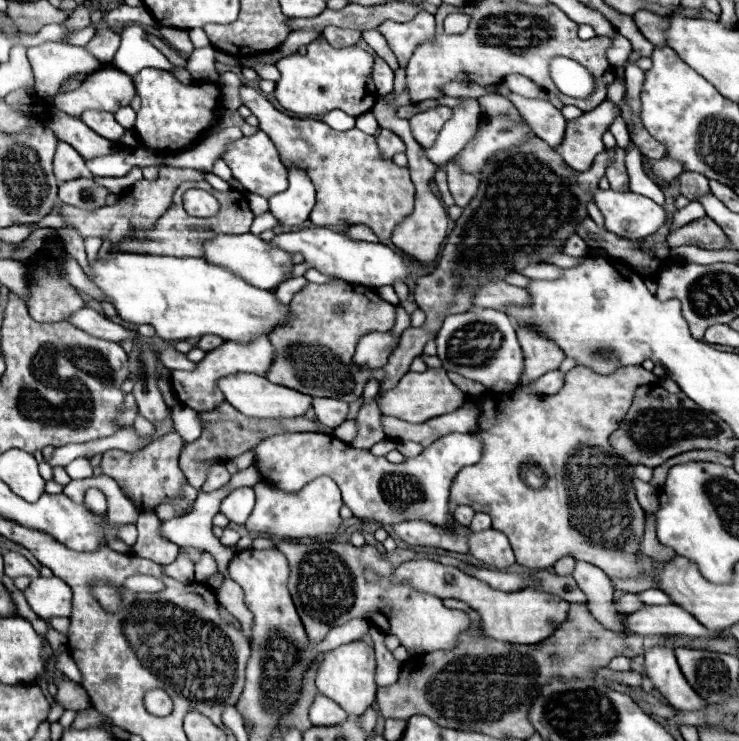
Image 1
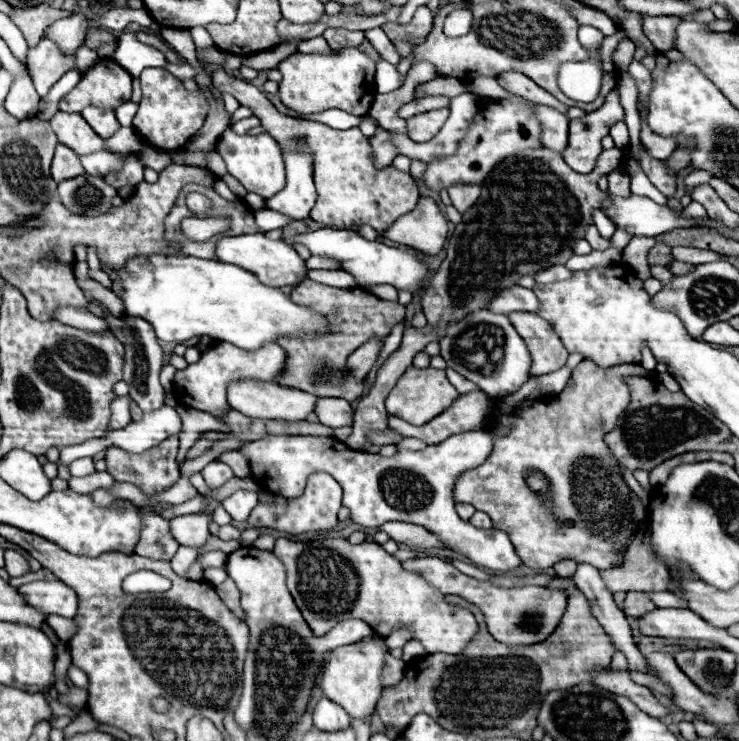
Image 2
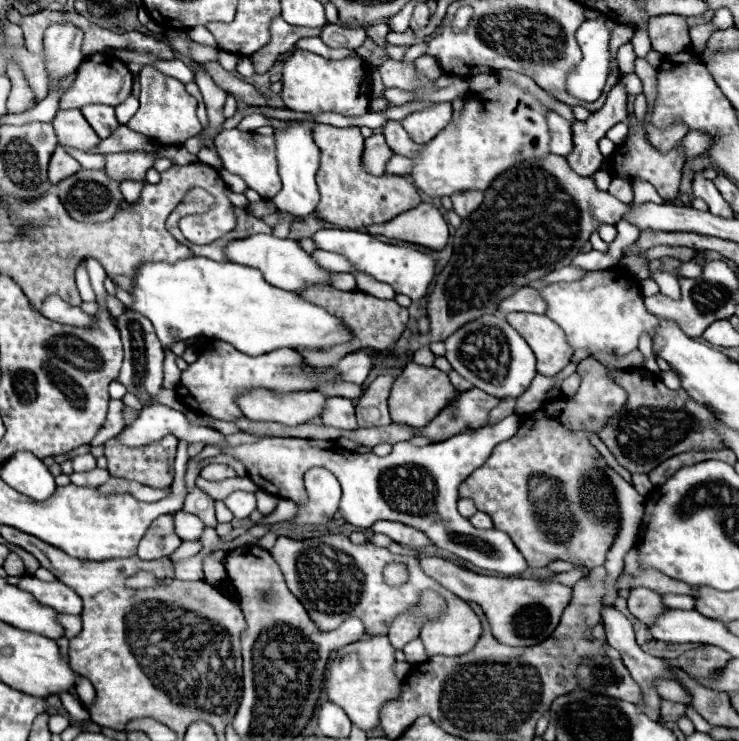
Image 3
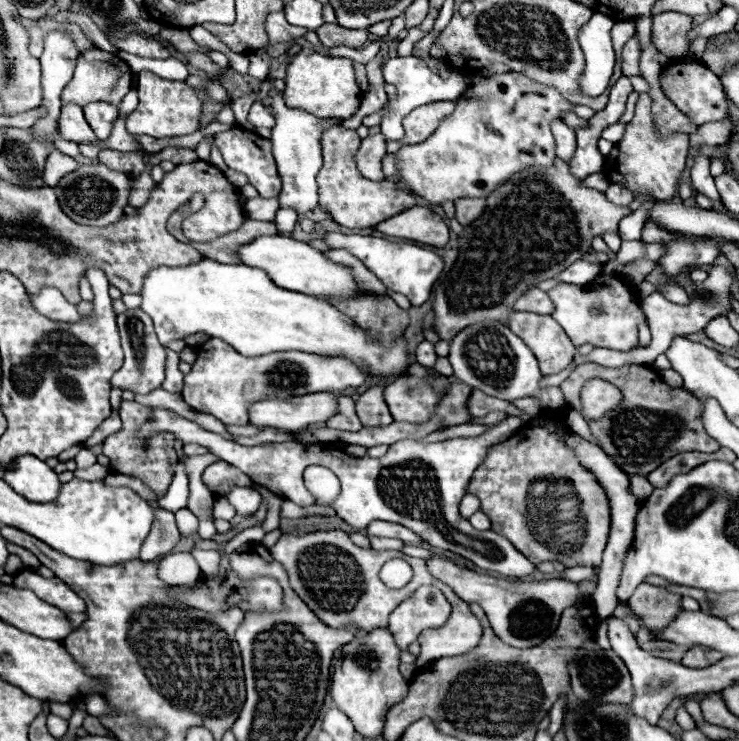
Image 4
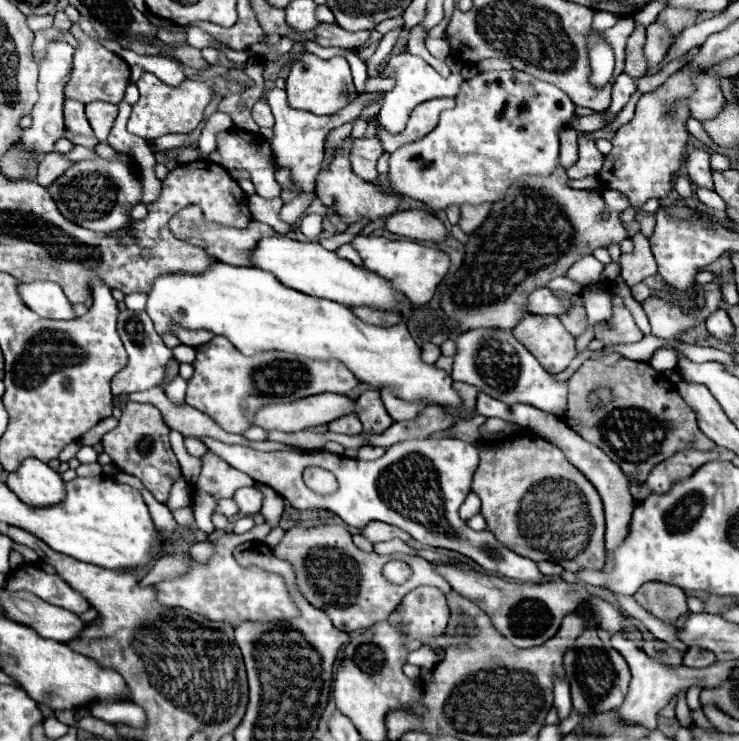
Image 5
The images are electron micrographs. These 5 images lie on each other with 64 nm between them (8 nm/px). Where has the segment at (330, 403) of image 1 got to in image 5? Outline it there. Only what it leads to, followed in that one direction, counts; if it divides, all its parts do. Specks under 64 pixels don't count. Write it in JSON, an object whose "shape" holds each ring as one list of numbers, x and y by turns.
{"shape":[[346,416,346,418,340,418,336,422,330,422,328,430,330,432,338,432,338,434,360,434,362,432,362,424,354,416]]}

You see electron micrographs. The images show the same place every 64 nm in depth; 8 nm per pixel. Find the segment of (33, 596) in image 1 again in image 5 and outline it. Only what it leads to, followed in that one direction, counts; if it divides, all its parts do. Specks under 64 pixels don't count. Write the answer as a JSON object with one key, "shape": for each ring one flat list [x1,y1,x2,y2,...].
{"shape":[[22,564,20,568,12,570,6,582,6,590,32,592,48,604,66,608,76,614,82,614,90,608,88,600,80,592,76,592,68,582,64,582,58,574,46,574,34,564]]}

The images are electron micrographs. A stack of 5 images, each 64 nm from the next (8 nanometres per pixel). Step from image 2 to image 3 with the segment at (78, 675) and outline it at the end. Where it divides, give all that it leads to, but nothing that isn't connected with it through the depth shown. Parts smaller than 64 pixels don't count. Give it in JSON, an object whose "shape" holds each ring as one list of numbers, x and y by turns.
{"shape":[[80,678,80,680,78,680,78,684,76,684,76,694,78,694,78,698,82,700,84,708,90,708,92,702,94,702,94,696,96,696,92,684,90,684,86,678]]}

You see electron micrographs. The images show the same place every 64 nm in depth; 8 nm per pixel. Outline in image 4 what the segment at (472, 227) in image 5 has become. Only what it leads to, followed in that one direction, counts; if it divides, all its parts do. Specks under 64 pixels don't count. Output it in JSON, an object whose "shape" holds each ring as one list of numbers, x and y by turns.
{"shape":[[460,198,454,202,456,204,456,220,462,226,470,226,474,222,474,218,480,218,480,214,486,210,486,200,484,198]]}

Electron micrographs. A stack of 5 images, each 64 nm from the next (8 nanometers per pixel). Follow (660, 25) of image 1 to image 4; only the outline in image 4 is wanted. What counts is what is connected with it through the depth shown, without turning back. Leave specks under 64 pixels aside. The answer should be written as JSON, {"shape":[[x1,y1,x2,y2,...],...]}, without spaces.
{"shape":[[664,12,652,20,652,40,656,48,668,58,682,58,688,54,686,32,692,28,692,16]]}

